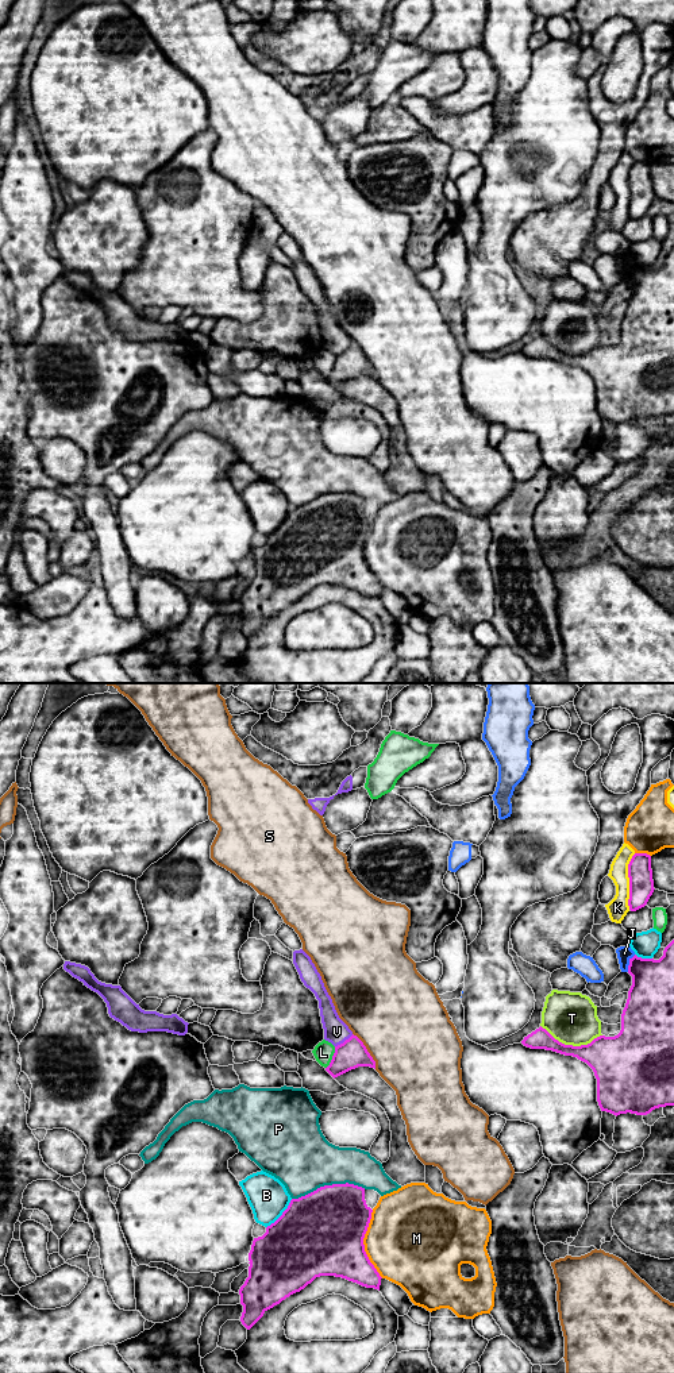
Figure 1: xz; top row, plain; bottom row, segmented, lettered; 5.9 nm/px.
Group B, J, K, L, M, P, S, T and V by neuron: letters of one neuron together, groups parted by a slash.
B / J / K / L / M / P / S / T / V

